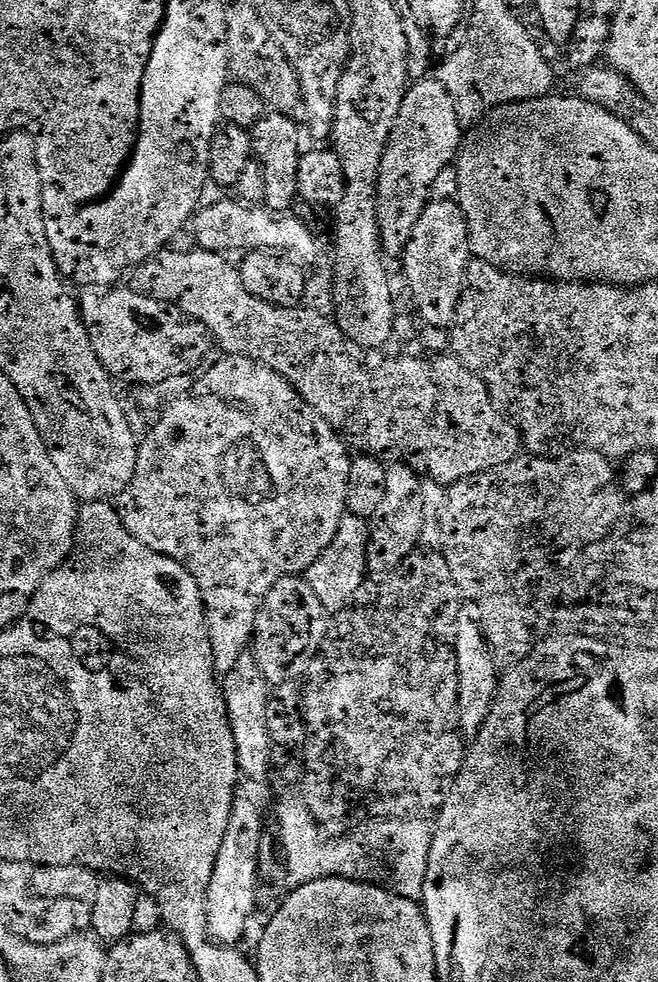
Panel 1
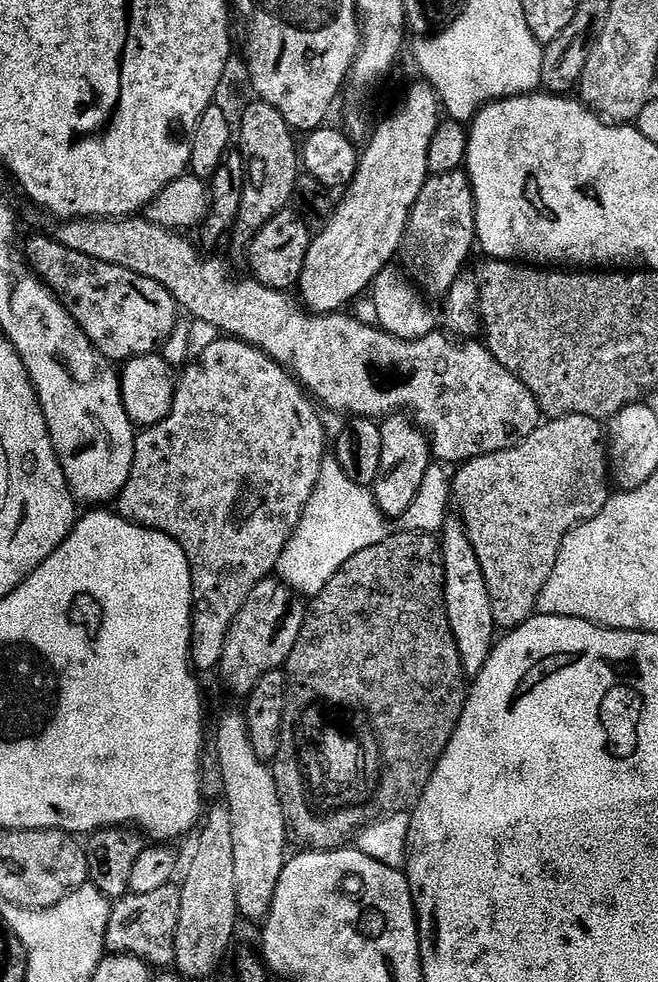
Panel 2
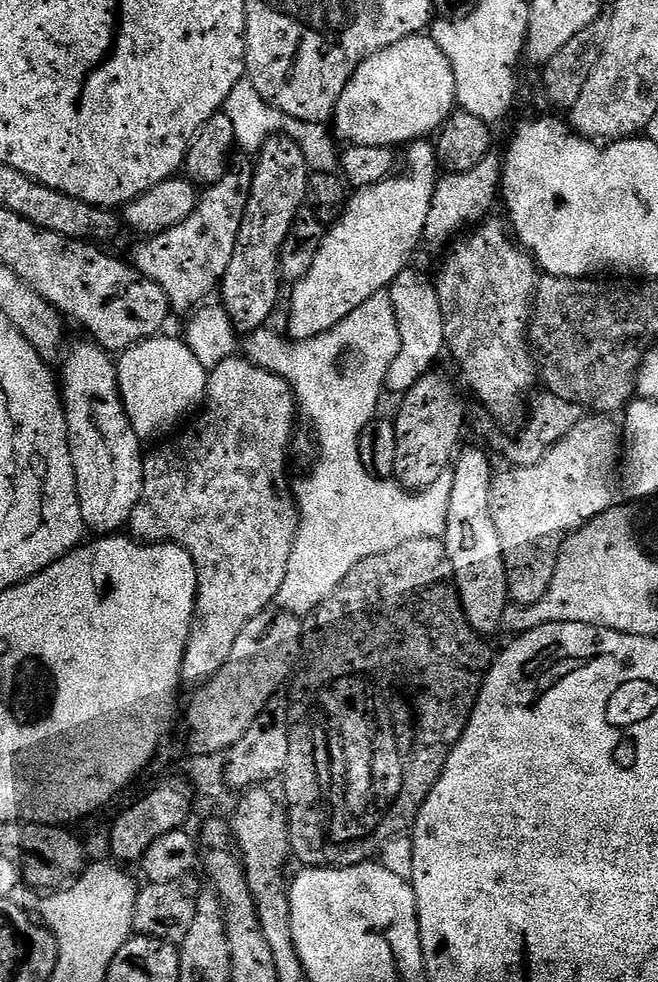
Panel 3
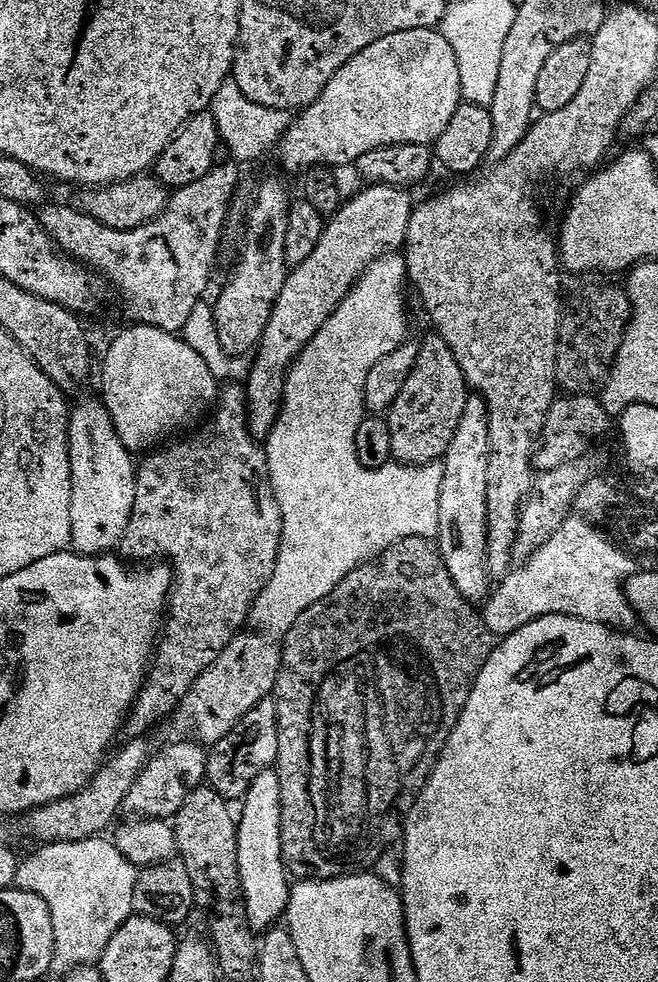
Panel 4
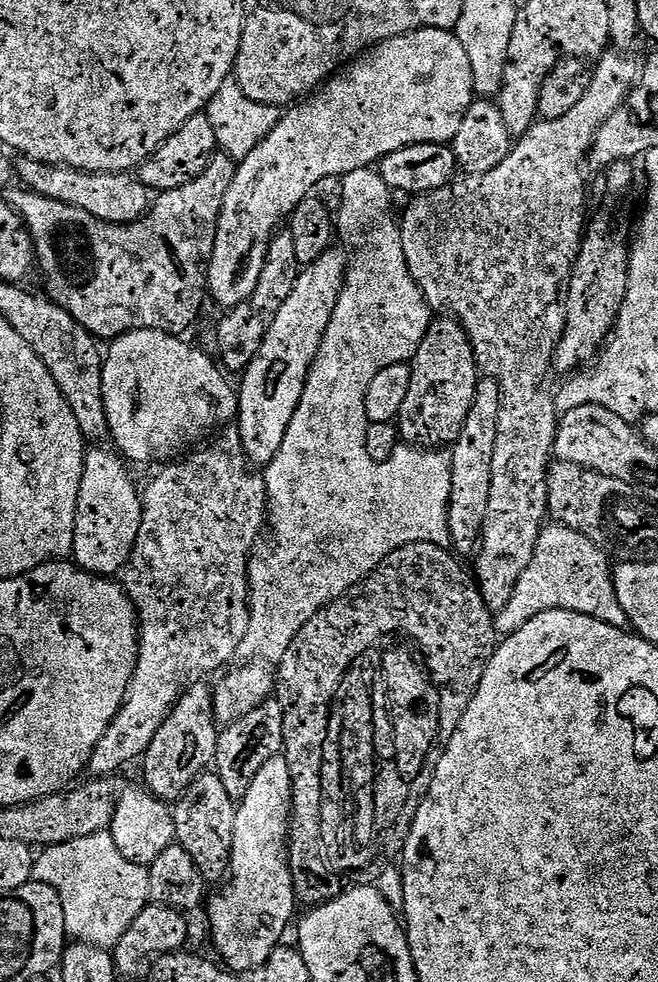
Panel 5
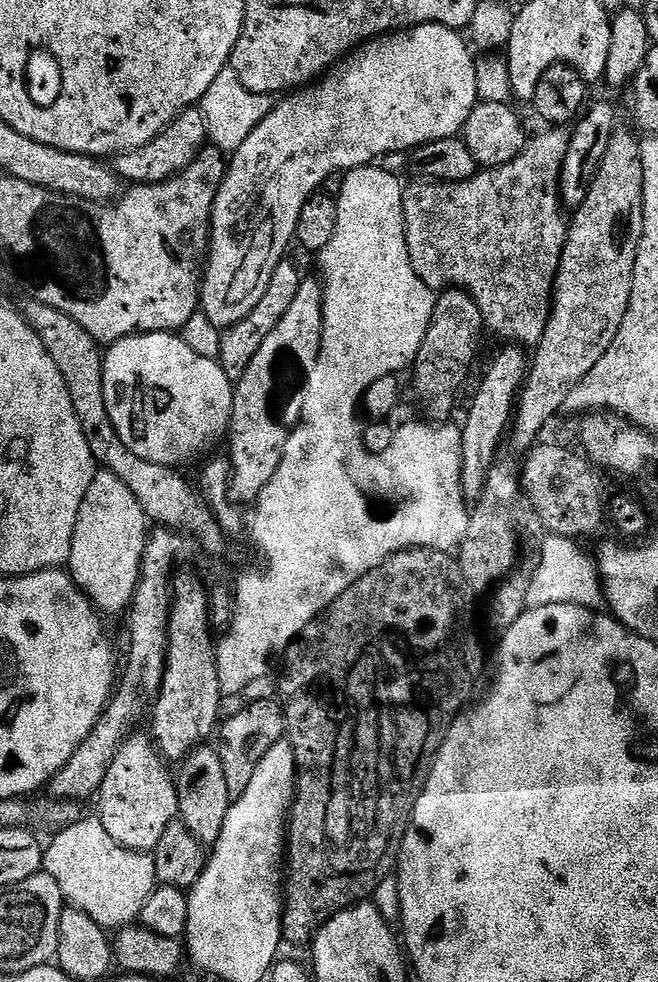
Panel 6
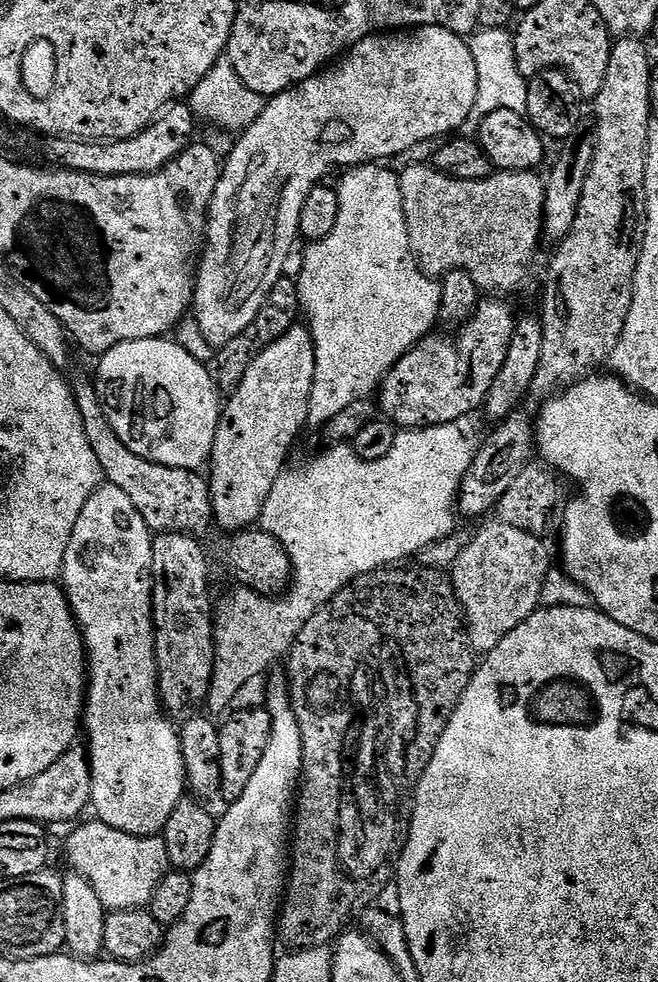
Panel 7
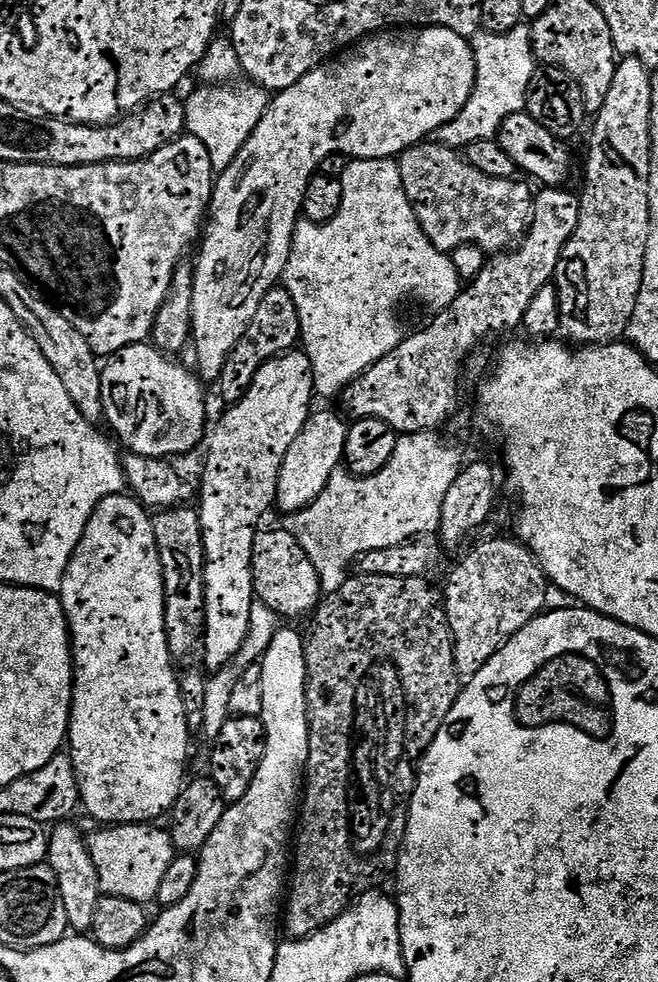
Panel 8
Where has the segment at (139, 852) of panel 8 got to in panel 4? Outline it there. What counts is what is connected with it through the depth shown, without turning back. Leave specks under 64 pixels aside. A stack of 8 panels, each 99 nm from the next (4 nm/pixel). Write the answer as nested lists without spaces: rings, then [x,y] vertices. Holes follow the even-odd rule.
[[[93,838],[82,842],[62,842],[37,847],[37,852],[29,860],[21,863],[16,875],[15,887],[24,892],[33,892],[42,897],[50,910],[54,922],[54,942],[56,943],[55,963],[64,966],[92,966],[99,961],[106,950],[110,938],[134,914],[134,886],[138,869],[116,848],[108,838]]]

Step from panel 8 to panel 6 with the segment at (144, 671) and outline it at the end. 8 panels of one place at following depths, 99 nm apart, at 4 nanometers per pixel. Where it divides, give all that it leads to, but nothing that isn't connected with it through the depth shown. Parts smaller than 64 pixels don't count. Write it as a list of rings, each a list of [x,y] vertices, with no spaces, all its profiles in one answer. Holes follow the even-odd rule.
[[[97,471],[94,482],[90,482],[90,490],[86,490],[86,498],[78,510],[78,518],[74,526],[72,549],[66,568],[84,595],[92,601],[101,613],[123,613],[131,604],[140,581],[140,567],[144,561],[144,547],[148,544],[150,524],[144,515],[142,506],[138,506],[138,498],[130,494],[126,482],[122,478],[114,478],[114,474]],[[129,735],[125,739],[106,770],[106,778],[98,793],[98,819],[102,826],[106,826],[106,834],[110,834],[110,838],[114,838],[114,842],[123,848],[151,853],[162,839],[166,826],[179,817],[180,807],[176,781],[173,773],[168,773],[169,765],[147,735],[136,735]]]

